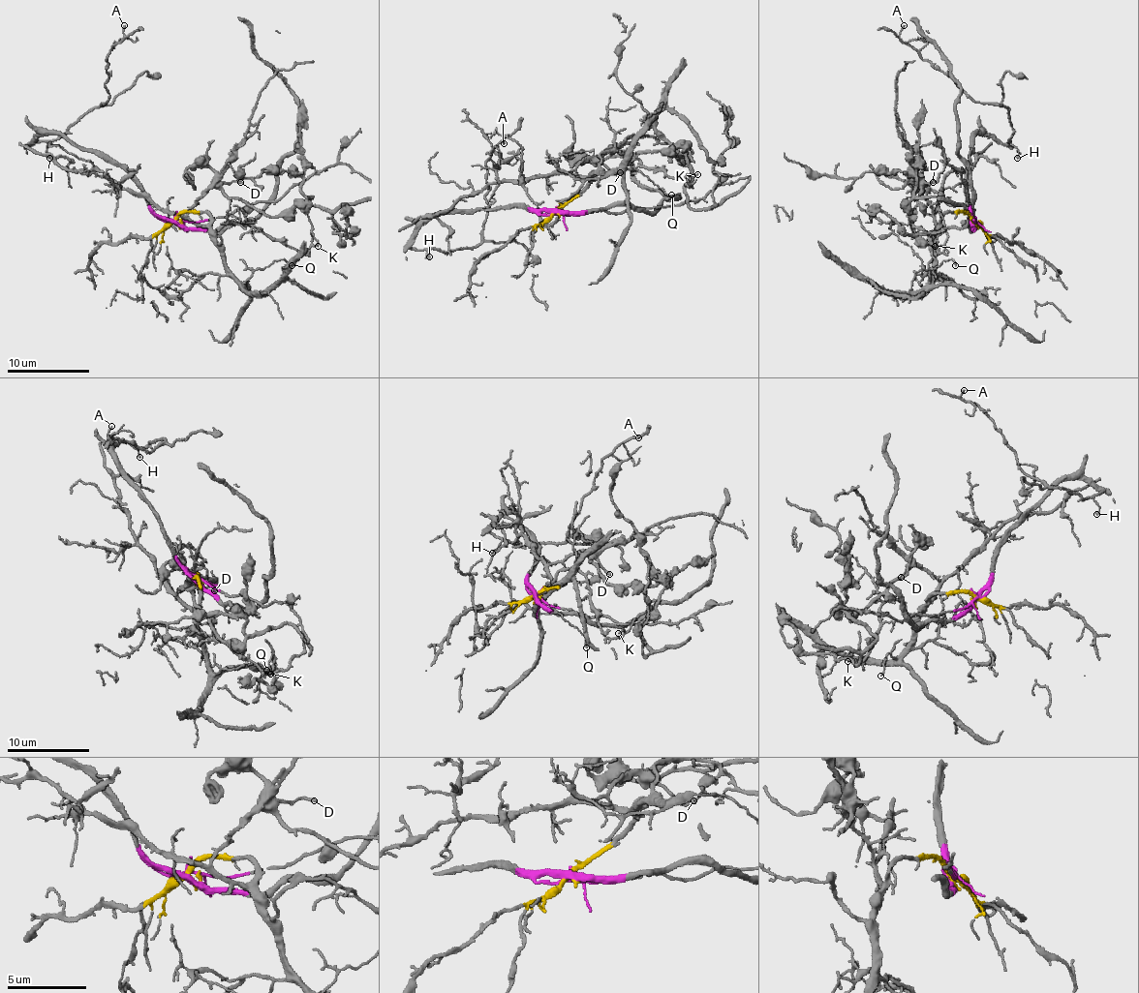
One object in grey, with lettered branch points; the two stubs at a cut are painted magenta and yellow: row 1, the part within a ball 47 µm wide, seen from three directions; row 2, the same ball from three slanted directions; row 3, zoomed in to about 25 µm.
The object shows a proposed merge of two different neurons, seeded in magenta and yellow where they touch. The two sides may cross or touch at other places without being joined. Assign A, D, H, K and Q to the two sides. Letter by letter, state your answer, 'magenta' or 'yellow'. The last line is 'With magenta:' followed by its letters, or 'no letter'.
A: magenta
D: yellow
H: magenta
K: yellow
Q: yellow
With magenta: A, H

